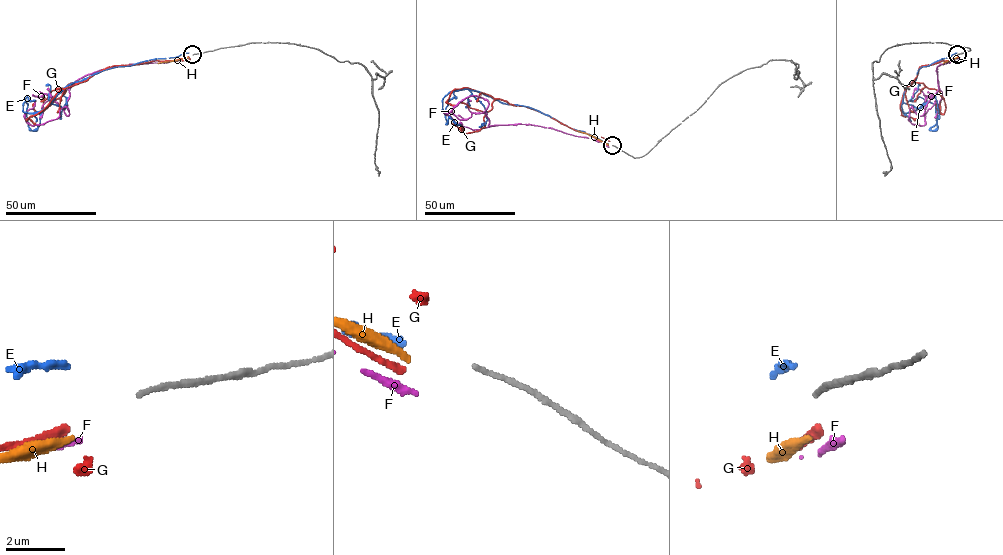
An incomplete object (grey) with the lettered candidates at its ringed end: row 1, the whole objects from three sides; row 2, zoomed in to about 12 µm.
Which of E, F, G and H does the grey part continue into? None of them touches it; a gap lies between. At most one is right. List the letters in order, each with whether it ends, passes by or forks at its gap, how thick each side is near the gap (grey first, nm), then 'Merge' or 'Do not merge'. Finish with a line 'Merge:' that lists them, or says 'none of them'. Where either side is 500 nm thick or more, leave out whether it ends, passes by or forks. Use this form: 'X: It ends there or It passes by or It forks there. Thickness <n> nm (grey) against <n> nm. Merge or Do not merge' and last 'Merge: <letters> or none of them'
E: It ends there. Thickness 150 nm (grey) against 240 nm. Do not merge
F: It ends there. Thickness 150 nm (grey) against 260 nm. Do not merge
G: It ends there. Thickness 150 nm (grey) against 280 nm. Do not merge
H: It ends there. Thickness 150 nm (grey) against 260 nm. Do not merge
Merge: none of them

